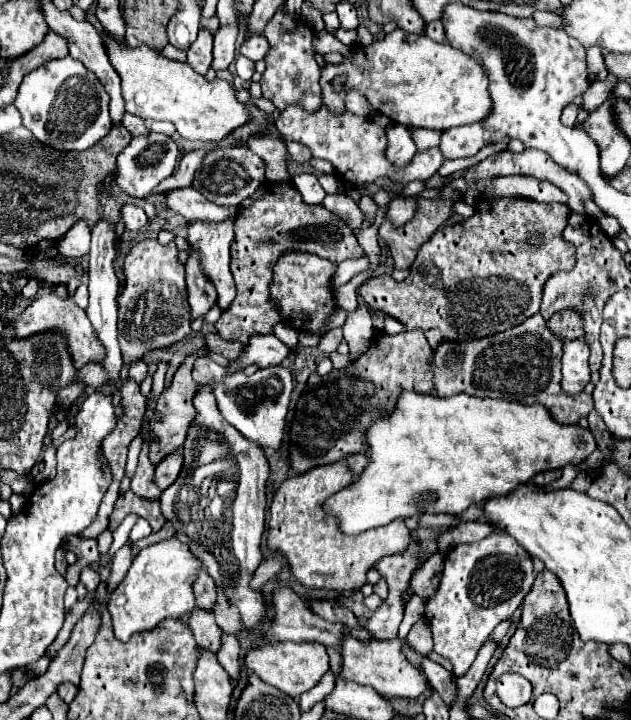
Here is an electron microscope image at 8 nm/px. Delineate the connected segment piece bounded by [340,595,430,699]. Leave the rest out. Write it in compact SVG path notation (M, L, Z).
M419 596L410 598L405 607L405 614L399 626L398 636L394 641L376 641L370 639L366 645L358 639L344 637L344 645L340 647L342 657L344 657L344 669L342 675L348 681L362 683L362 685L372 685L380 695L384 697L402 697L402 699L418 699L428 691L428 677L416 669L414 665L408 663L408 659L402 653L402 645L414 623L424 616L425 602Z

